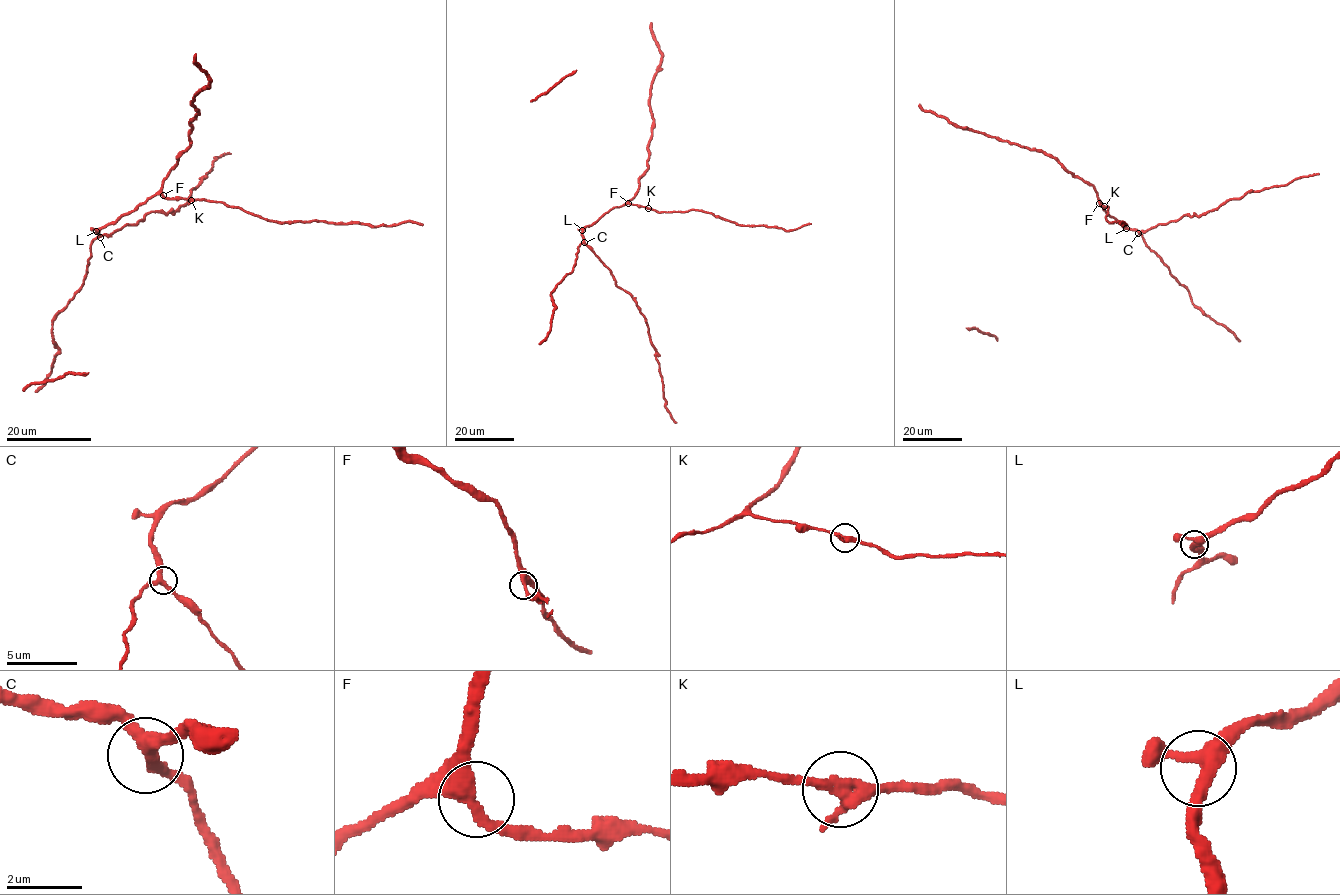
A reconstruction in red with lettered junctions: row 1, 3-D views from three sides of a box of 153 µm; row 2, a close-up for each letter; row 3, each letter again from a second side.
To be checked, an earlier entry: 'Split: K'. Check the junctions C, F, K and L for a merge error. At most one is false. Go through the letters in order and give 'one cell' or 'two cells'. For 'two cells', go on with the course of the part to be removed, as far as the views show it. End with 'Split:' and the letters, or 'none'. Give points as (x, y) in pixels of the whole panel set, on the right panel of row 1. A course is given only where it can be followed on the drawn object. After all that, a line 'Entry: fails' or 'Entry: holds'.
C: one cell
F: one cell
K: one cell
L: one cell
Split: none
Entry: fails

